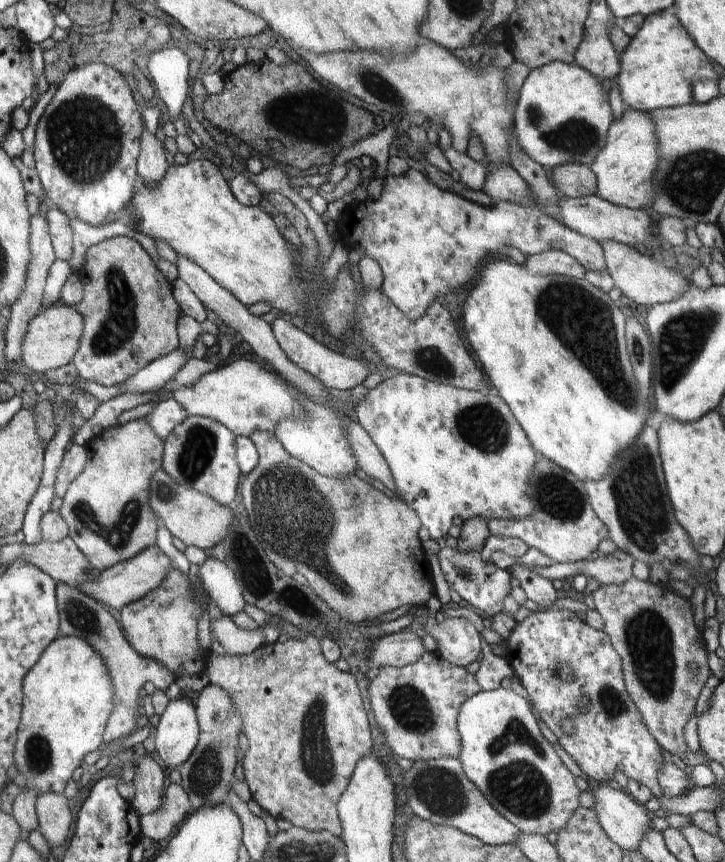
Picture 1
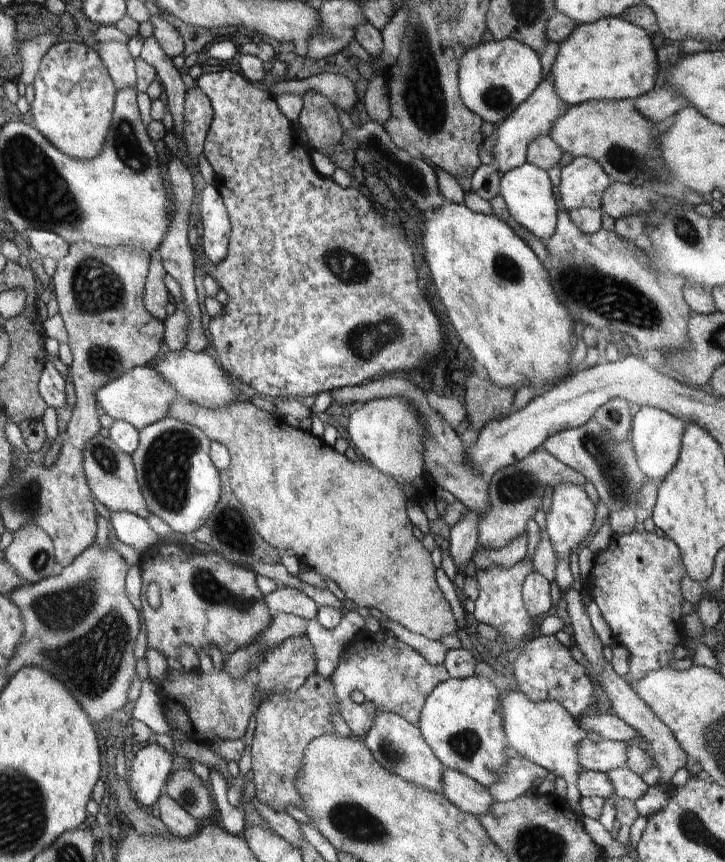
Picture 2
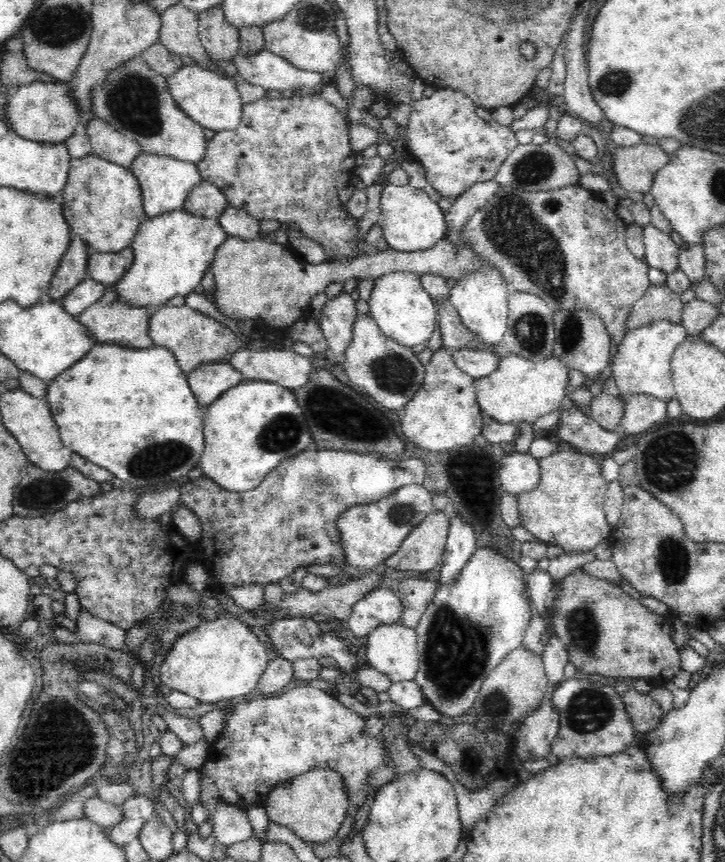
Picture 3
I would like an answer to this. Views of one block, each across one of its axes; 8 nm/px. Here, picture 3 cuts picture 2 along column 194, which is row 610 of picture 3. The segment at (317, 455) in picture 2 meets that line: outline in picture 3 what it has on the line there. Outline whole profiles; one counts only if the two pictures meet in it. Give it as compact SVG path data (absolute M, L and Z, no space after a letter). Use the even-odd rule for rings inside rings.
M410 577L399 582L397 592L403 608L399 622L416 630L426 608L428 608L428 604L434 600L436 590L438 590L436 580Z

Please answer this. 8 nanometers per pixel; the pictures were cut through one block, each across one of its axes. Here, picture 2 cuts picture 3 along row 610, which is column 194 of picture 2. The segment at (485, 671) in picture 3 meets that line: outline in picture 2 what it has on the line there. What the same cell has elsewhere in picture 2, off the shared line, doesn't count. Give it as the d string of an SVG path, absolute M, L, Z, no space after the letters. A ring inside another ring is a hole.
M168 416L139 430L139 447L131 454L131 457L149 511L164 520L170 526L173 534L187 535L206 524L214 506L220 500L218 470L228 468L231 463L229 450L222 443L211 441L201 428L193 424Z

